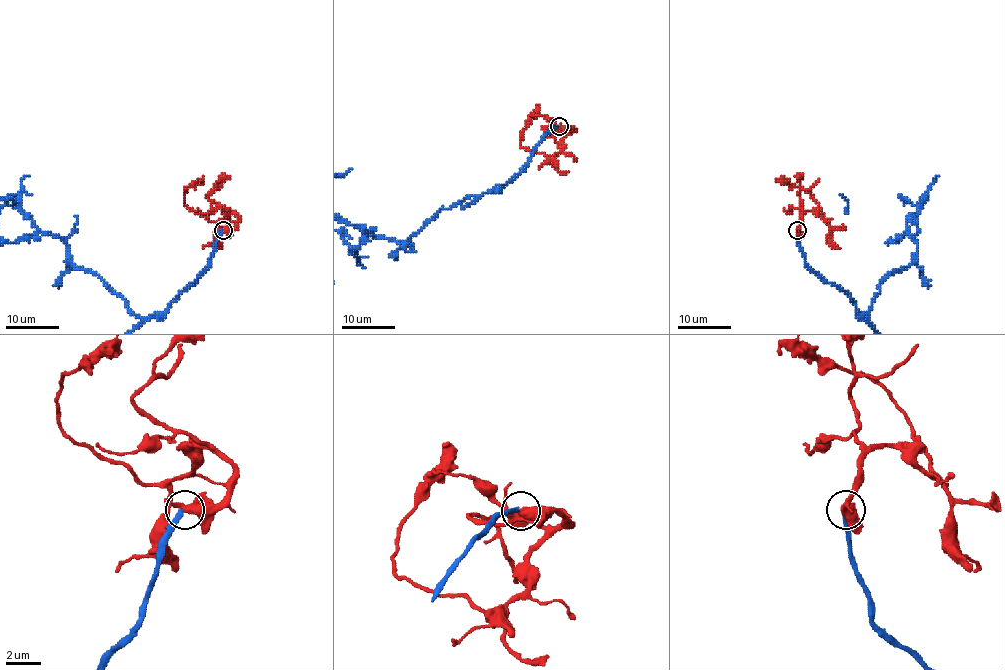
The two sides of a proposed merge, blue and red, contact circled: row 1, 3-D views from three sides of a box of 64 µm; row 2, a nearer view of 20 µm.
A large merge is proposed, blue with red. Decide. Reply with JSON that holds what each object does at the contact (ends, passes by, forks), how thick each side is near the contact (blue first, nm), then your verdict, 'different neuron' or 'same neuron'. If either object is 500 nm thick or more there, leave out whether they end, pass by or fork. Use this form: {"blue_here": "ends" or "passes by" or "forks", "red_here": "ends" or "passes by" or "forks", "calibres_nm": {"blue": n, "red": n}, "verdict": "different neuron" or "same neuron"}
{"calibres_nm": {"blue": 280, "red": 500}, "verdict": "different neuron"}

